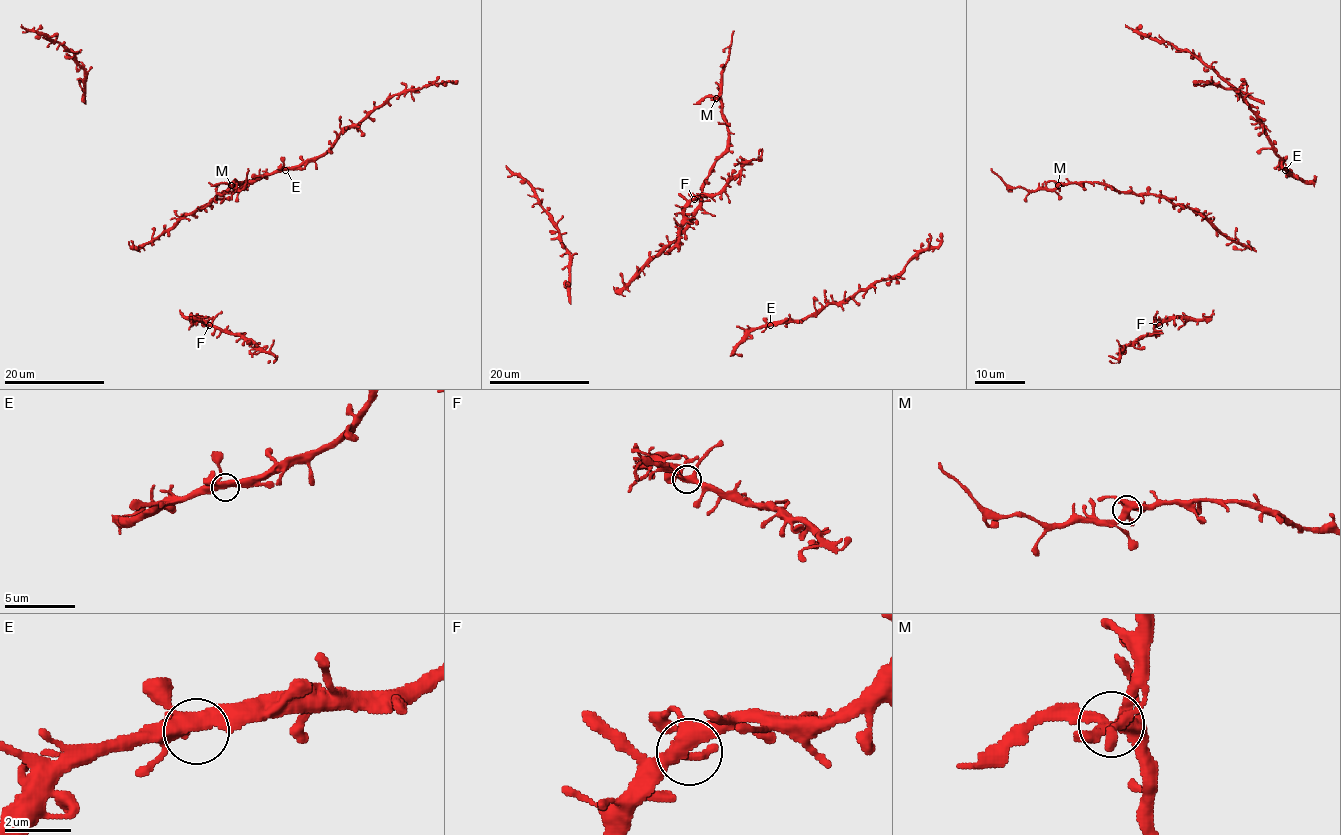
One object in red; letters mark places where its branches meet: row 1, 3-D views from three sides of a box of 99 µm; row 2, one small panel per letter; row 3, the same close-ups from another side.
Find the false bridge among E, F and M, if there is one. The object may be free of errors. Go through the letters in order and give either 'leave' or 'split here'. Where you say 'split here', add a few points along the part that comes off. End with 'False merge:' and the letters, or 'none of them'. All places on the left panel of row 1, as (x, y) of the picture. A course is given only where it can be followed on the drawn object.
E: leave
F: leave
M: split here; course (231, 185), (208, 182)
False merge: M

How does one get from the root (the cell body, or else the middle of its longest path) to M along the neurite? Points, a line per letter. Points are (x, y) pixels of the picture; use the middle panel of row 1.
M: (678, 243), (686, 222), (699, 204), (704, 179), (727, 147), (728, 124), (721, 103), (716, 98)

